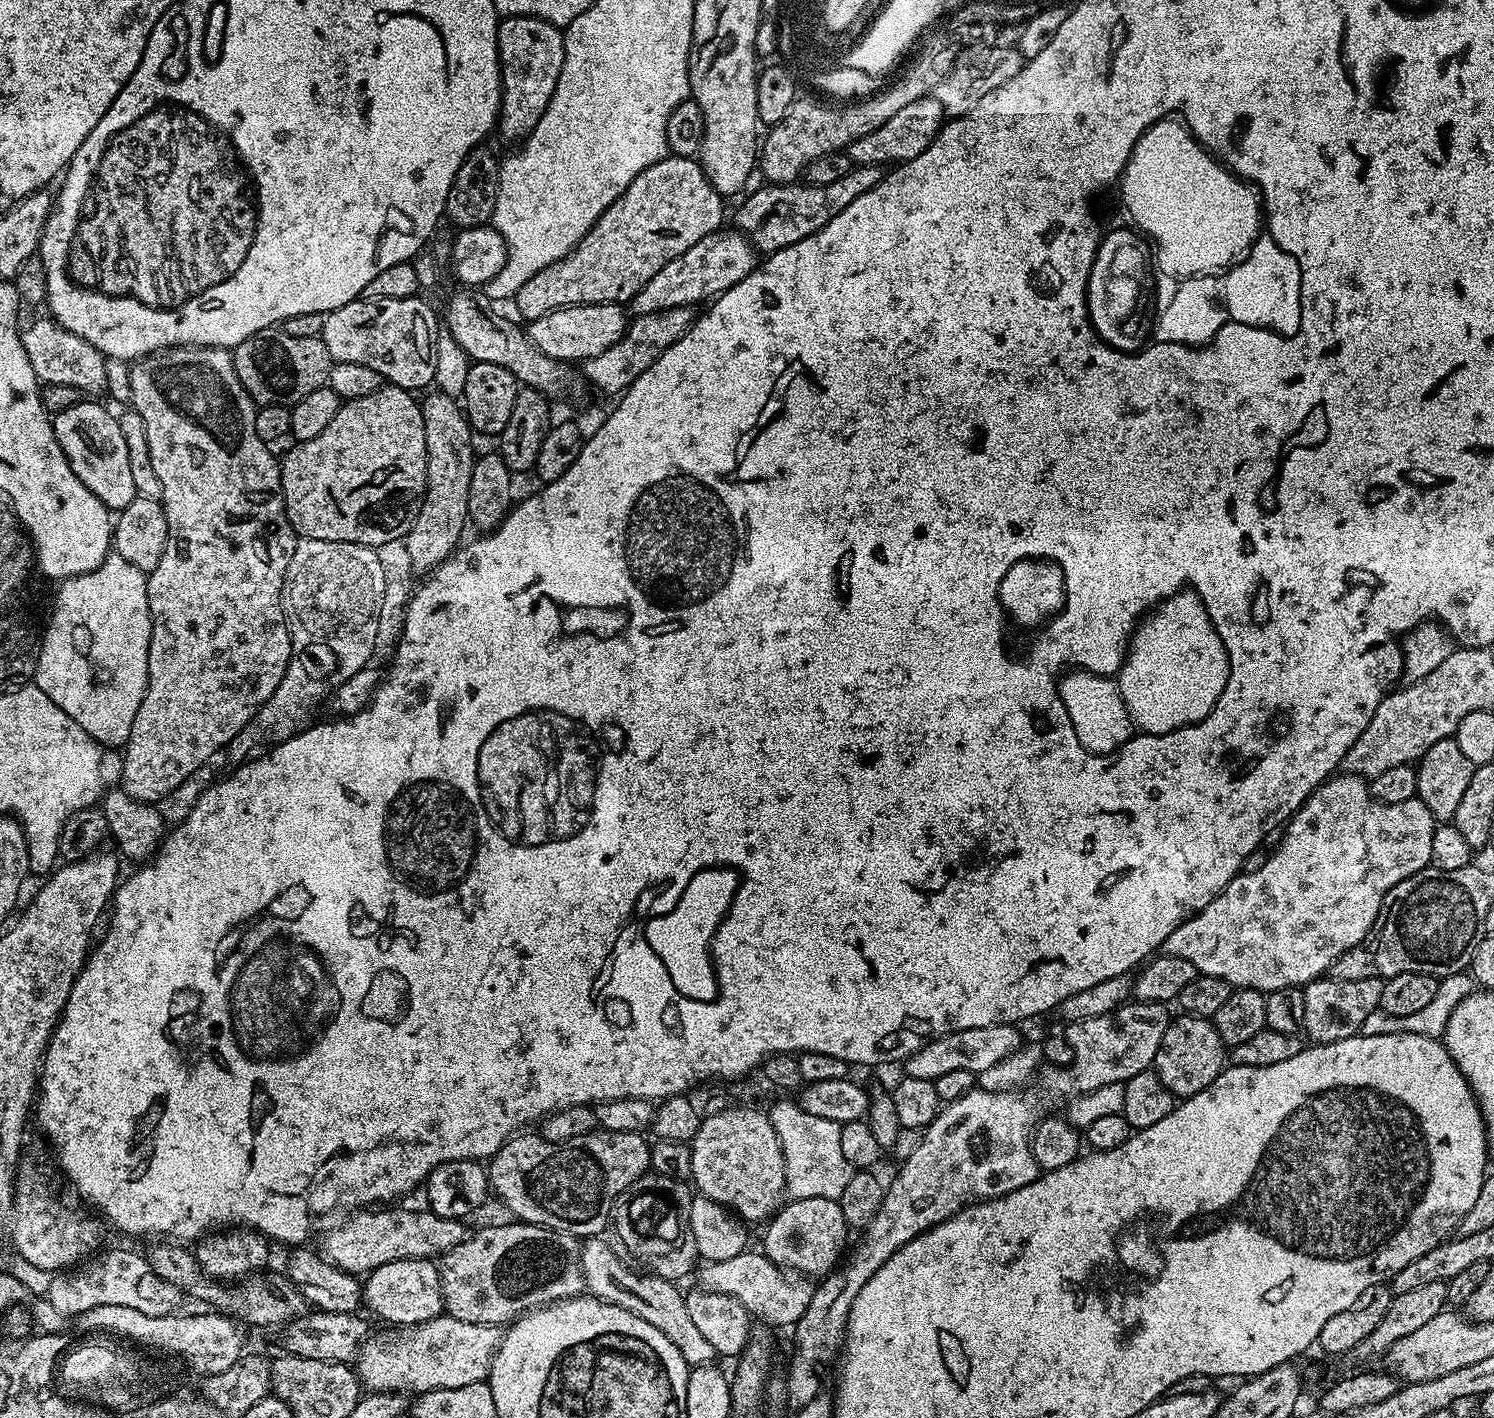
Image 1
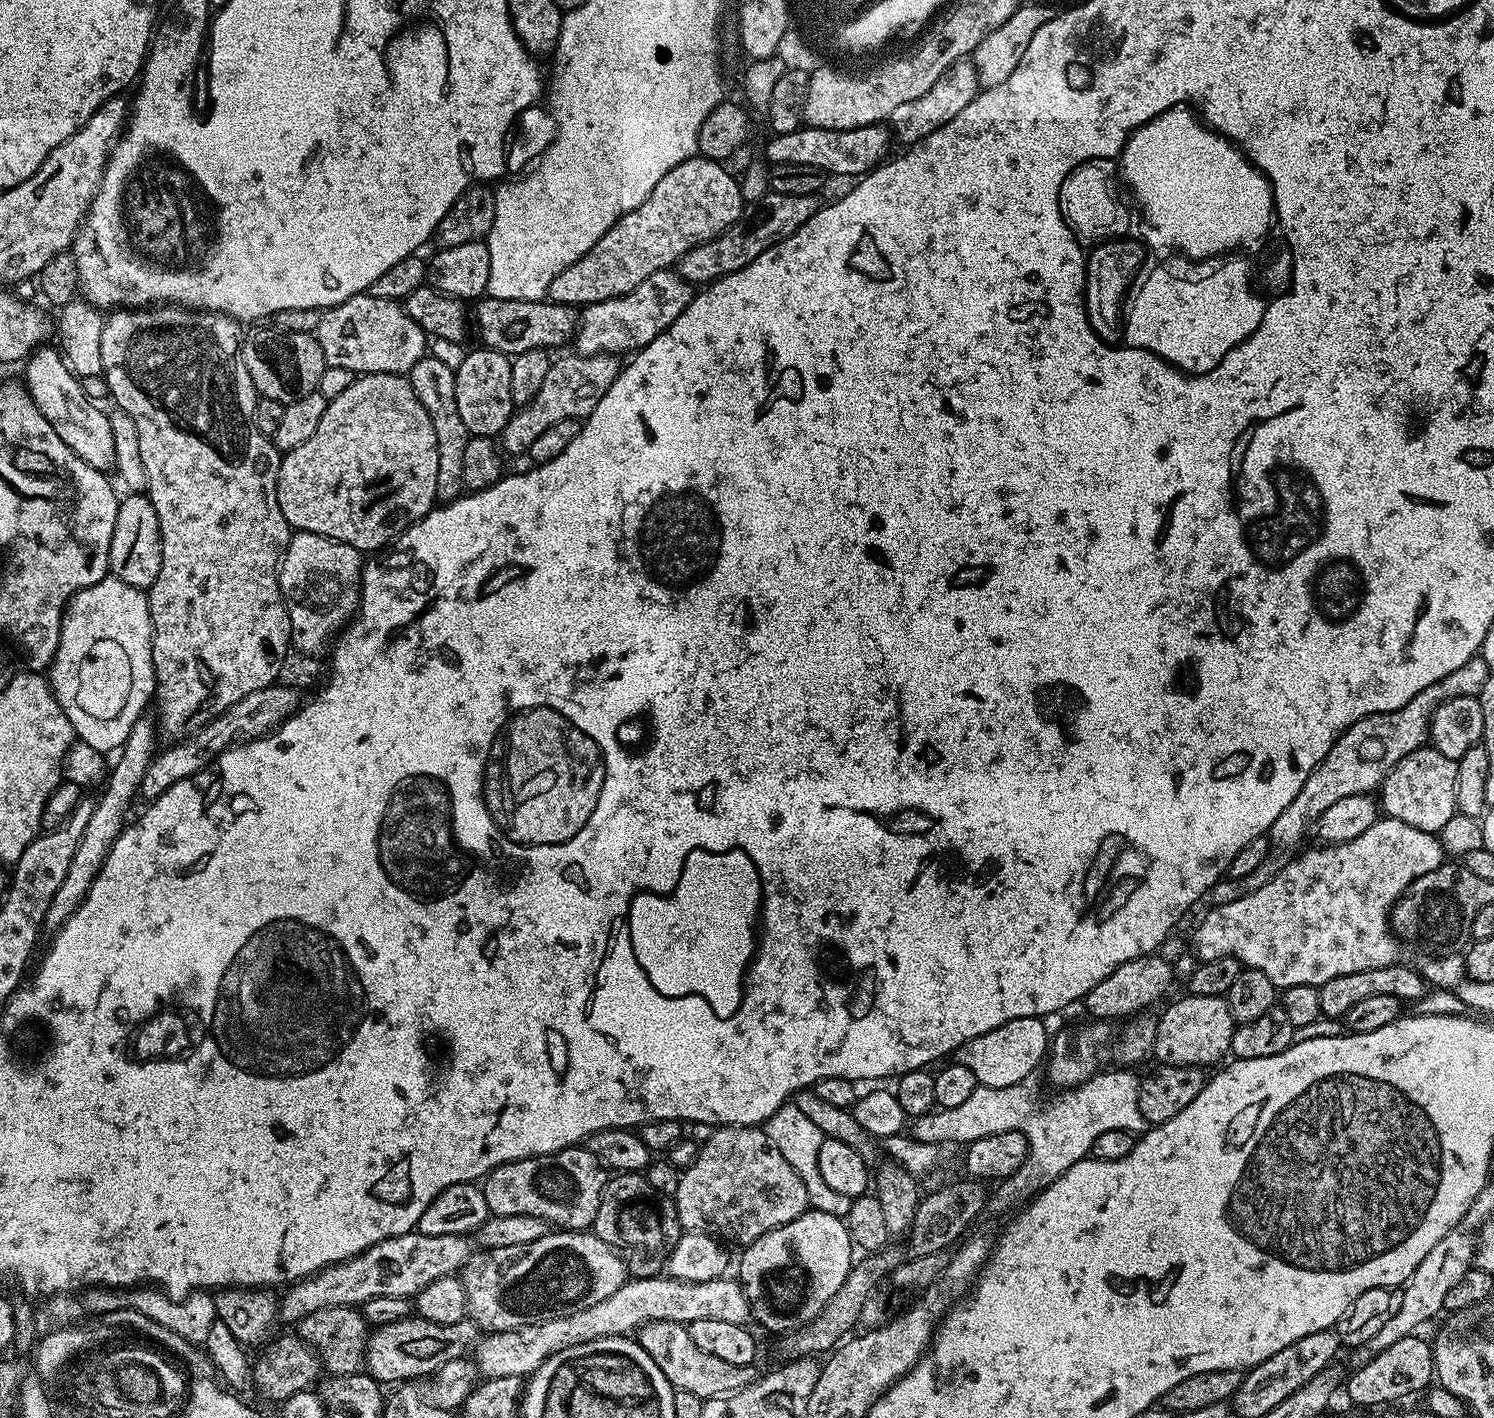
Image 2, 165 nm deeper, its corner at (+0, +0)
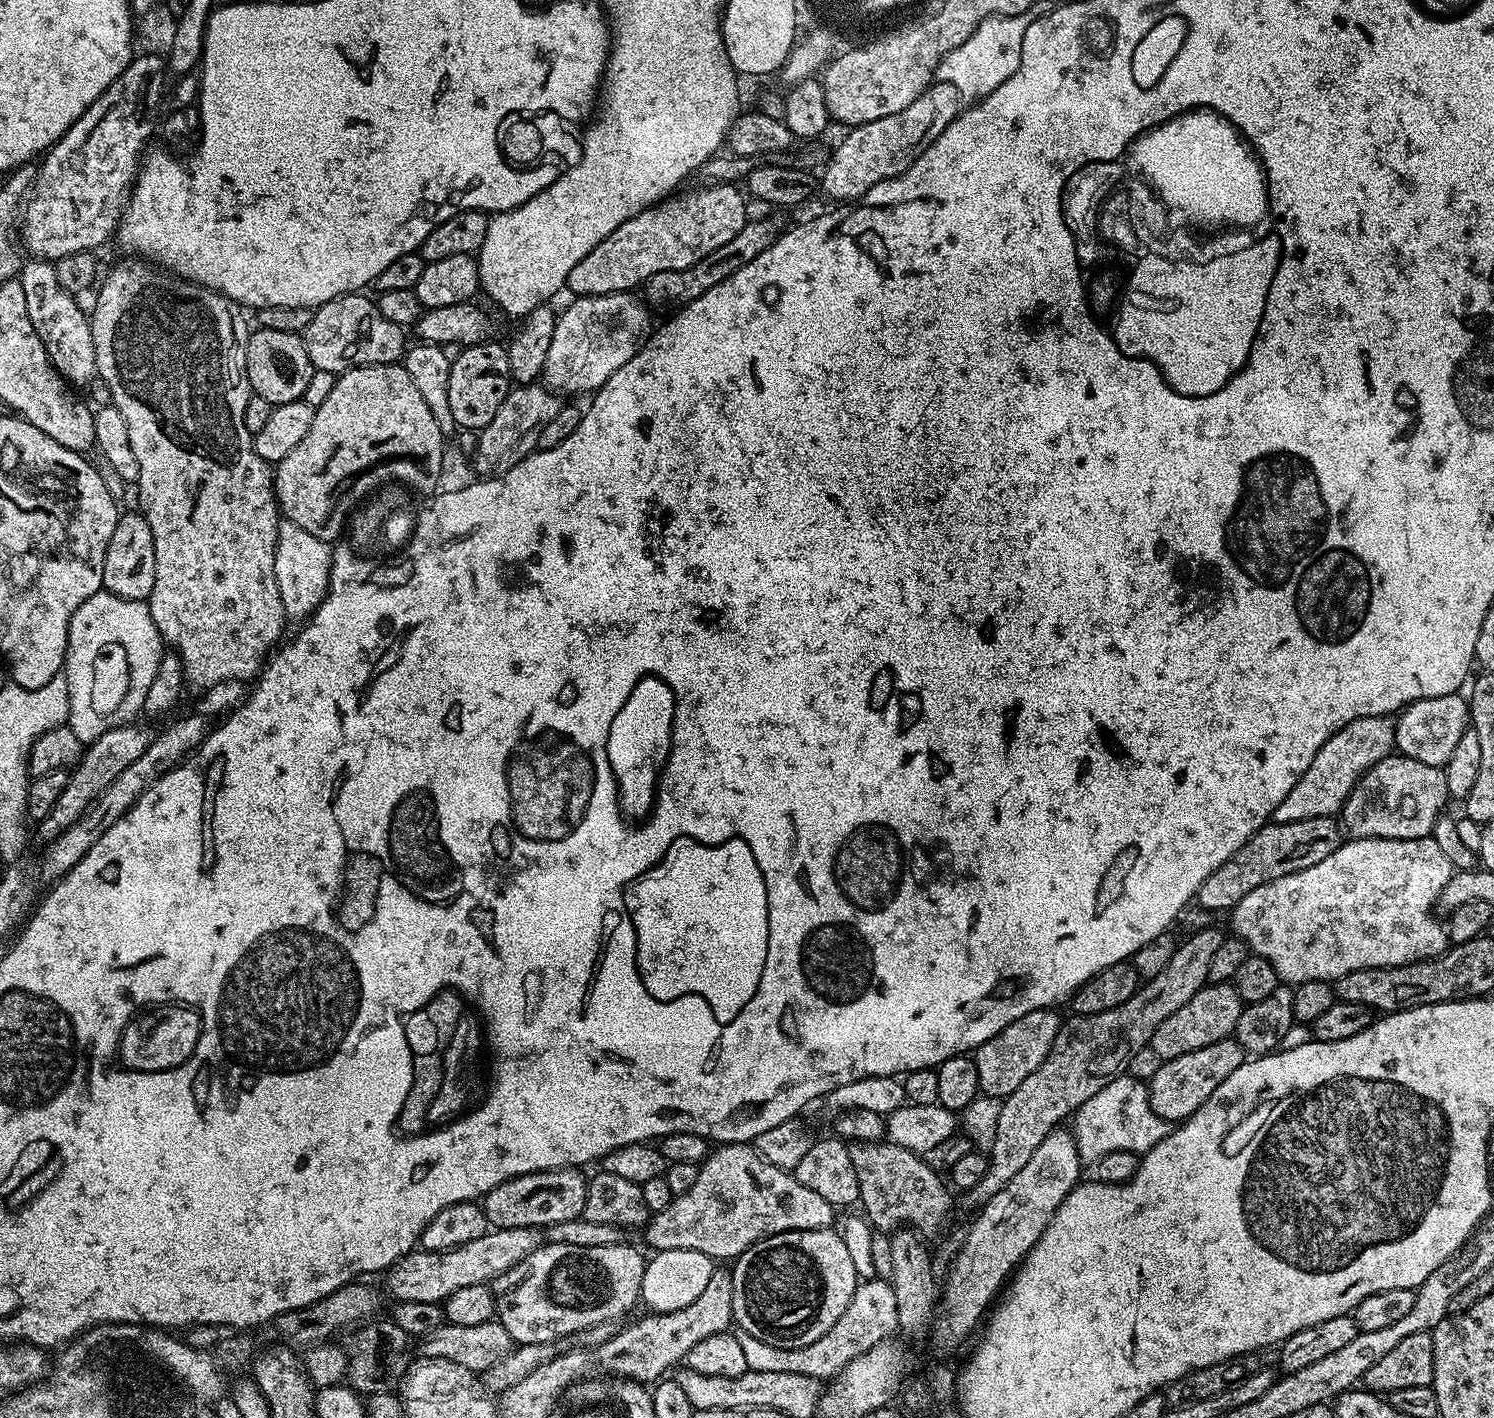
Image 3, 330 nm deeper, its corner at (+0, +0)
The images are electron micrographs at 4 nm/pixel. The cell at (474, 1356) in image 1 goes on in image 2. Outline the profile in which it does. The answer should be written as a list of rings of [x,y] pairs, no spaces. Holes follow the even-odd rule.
[[[644,1274],[639,1278],[628,1278],[622,1286],[618,1286],[618,1290],[614,1290],[614,1294],[610,1294],[610,1298],[594,1306],[586,1306],[586,1310],[578,1310],[578,1314],[527,1324],[514,1332],[485,1335],[475,1345],[474,1361],[479,1375],[489,1380],[511,1376],[528,1378],[538,1370],[538,1366],[542,1366],[542,1362],[546,1362],[548,1356],[558,1350],[566,1350],[582,1342],[594,1342],[598,1338],[632,1334],[650,1320],[677,1320],[687,1326],[702,1322],[702,1318],[714,1318],[718,1322],[747,1325],[750,1320],[748,1299],[744,1297],[739,1279],[730,1279],[686,1281],[673,1279],[668,1274]]]

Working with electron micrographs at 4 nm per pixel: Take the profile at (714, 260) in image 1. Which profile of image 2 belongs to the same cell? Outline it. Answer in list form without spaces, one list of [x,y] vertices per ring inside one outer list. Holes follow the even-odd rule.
[[[665,270],[650,274],[625,296],[615,296],[597,304],[587,305],[579,313],[574,337],[575,351],[581,356],[631,353],[645,348],[658,334],[662,334],[686,310],[694,295],[693,285],[684,280],[679,271]]]

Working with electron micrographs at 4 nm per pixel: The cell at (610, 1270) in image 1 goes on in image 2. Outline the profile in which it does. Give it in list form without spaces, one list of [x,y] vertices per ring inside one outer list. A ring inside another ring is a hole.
[[[650,1320],[638,1329],[638,1339],[642,1350],[658,1362],[658,1370],[666,1374],[676,1392],[689,1392],[706,1401],[713,1396],[727,1396],[730,1392],[741,1392],[747,1384],[757,1379],[758,1372],[753,1365],[734,1366],[734,1362],[722,1362],[722,1358],[714,1358],[714,1354],[706,1354],[706,1350],[698,1350],[694,1342],[690,1342],[687,1327],[675,1320]]]

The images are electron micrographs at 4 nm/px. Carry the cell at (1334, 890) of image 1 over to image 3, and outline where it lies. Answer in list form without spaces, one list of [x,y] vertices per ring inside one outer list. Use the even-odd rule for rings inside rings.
[[[1423,836],[1417,840],[1349,839],[1347,842],[1341,843],[1340,847],[1334,850],[1334,854],[1330,854],[1330,858],[1322,858],[1322,862],[1314,862],[1314,866],[1306,866],[1306,870],[1286,874],[1286,878],[1274,878],[1274,882],[1266,882],[1254,890],[1250,890],[1250,894],[1246,894],[1246,898],[1242,898],[1242,902],[1238,902],[1235,908],[1231,909],[1230,916],[1232,916],[1233,926],[1236,927],[1235,935],[1244,940],[1255,955],[1266,958],[1266,962],[1270,962],[1270,966],[1274,966],[1277,977],[1283,983],[1295,986],[1311,980],[1335,982],[1354,970],[1397,968],[1403,964],[1413,964],[1419,960],[1431,960],[1434,956],[1443,956],[1449,947],[1448,934],[1445,925],[1441,921],[1439,924],[1432,917],[1432,907],[1434,909],[1437,907],[1442,890],[1446,886],[1446,882],[1450,882],[1453,874],[1452,864],[1446,858],[1446,854],[1442,854],[1438,842],[1434,842],[1431,836]]]

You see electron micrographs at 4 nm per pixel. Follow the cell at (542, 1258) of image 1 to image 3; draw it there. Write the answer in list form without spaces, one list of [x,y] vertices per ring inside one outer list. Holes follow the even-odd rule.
[[[546,1242],[543,1247],[539,1248],[526,1258],[522,1258],[522,1262],[518,1262],[518,1266],[514,1266],[510,1271],[504,1272],[491,1281],[490,1287],[496,1295],[496,1316],[501,1326],[509,1332],[512,1341],[517,1345],[522,1344],[548,1344],[551,1340],[560,1340],[563,1336],[575,1337],[577,1334],[584,1332],[587,1328],[593,1328],[599,1324],[616,1322],[623,1312],[628,1312],[632,1307],[637,1306],[640,1297],[640,1287],[642,1286],[643,1272],[646,1263],[646,1256],[643,1256],[636,1248],[631,1248],[631,1243],[611,1244],[610,1246],[566,1246],[565,1244],[556,1244]]]

